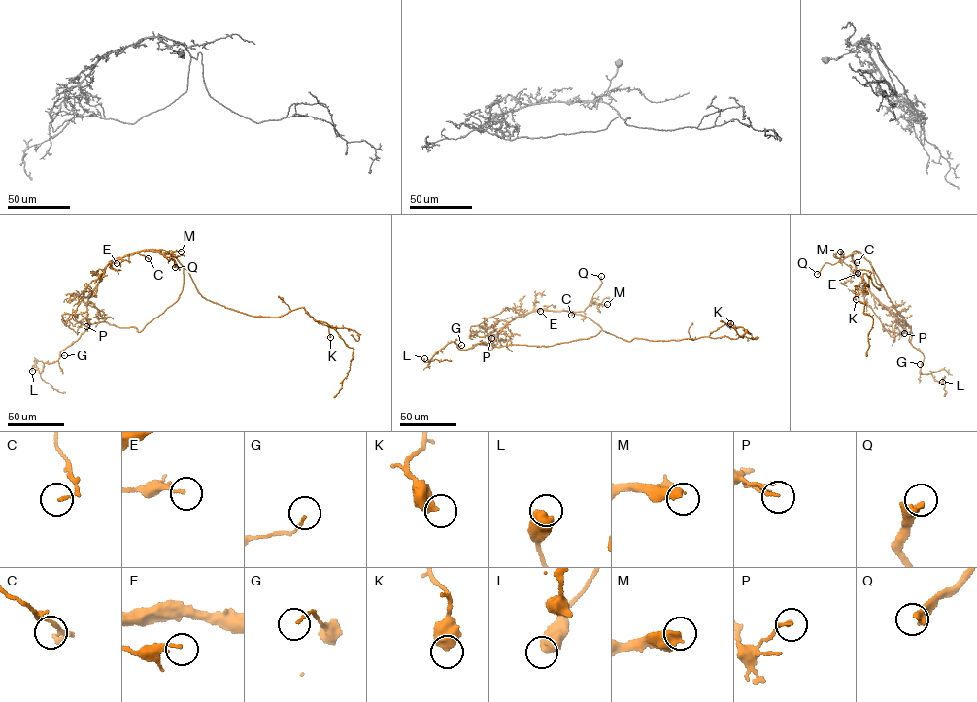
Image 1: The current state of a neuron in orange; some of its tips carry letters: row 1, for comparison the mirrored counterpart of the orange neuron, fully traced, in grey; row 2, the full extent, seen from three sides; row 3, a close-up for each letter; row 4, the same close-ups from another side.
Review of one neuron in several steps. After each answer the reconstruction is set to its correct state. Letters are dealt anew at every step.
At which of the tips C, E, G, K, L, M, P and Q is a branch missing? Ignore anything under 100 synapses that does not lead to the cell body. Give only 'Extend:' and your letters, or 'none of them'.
Extend: M, Q

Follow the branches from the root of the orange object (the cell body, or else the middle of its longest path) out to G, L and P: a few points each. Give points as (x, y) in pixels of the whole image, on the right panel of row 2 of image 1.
G: (871, 265), (904, 325), (905, 323), (910, 327), (911, 343), (924, 354), (920, 364)
L: (871, 265), (924, 354), (920, 372), (941, 382), (945, 376), (942, 382)
P: (871, 265), (855, 250), (852, 257), (855, 267), (866, 284), (864, 302), (888, 330), (904, 333)

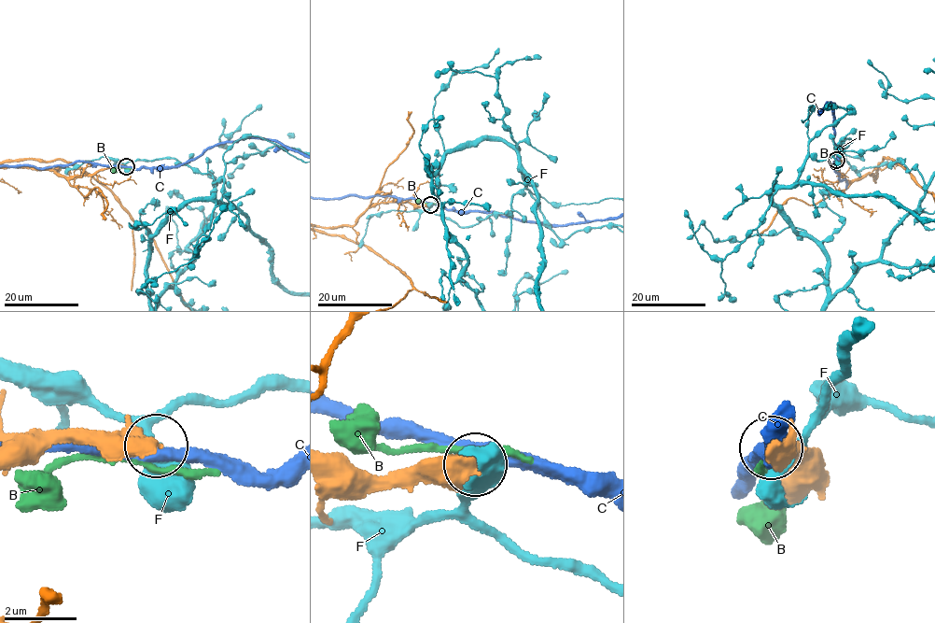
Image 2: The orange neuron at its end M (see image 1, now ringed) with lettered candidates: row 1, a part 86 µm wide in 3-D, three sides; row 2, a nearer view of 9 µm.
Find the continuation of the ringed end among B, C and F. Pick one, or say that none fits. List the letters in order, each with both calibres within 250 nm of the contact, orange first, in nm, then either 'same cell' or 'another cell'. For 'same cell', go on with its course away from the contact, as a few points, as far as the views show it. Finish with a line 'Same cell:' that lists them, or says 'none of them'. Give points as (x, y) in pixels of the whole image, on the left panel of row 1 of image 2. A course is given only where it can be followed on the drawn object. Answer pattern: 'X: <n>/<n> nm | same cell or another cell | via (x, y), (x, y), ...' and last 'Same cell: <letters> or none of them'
B: 480/170 nm | another cell
C: 600/400 nm | another cell
F: 600/500 nm | another cell
Same cell: none of them

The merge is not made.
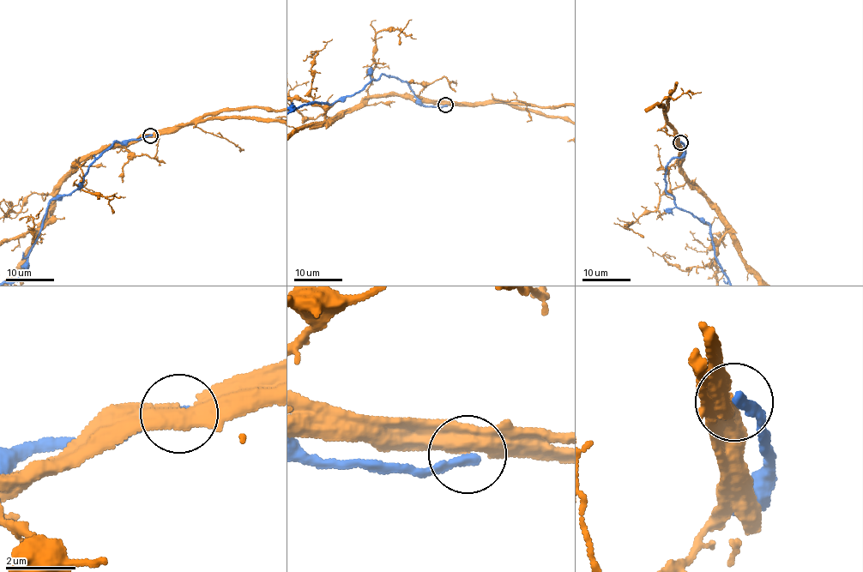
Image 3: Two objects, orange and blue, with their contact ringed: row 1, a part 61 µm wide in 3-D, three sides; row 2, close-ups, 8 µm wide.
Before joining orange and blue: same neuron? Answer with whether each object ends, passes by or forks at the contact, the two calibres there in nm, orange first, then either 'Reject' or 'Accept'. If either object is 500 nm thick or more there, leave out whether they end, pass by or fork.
Thickness 550 nm (orange) against 280 nm. Reject

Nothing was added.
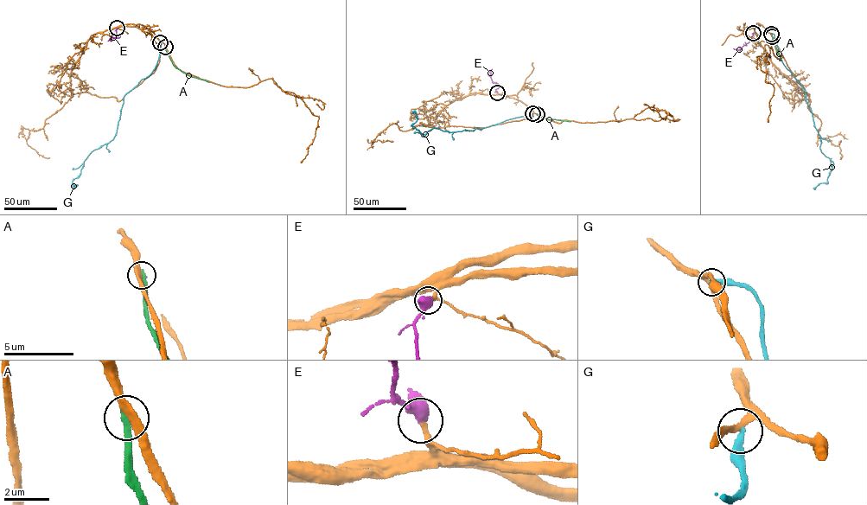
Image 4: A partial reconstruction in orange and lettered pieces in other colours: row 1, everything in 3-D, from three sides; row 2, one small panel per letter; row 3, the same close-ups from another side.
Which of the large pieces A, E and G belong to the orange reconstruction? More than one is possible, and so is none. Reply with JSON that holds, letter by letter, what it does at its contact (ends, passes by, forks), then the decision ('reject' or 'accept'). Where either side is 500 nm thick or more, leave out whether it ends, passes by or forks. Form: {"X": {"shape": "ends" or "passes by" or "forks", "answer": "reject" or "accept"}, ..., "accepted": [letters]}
{"A": {"shape": "ends", "answer": "reject"}, "E": {"shape": "passes by", "answer": "accept"}, "G": {"shape": "ends", "answer": "reject"}, "accepted": ["E"]}

